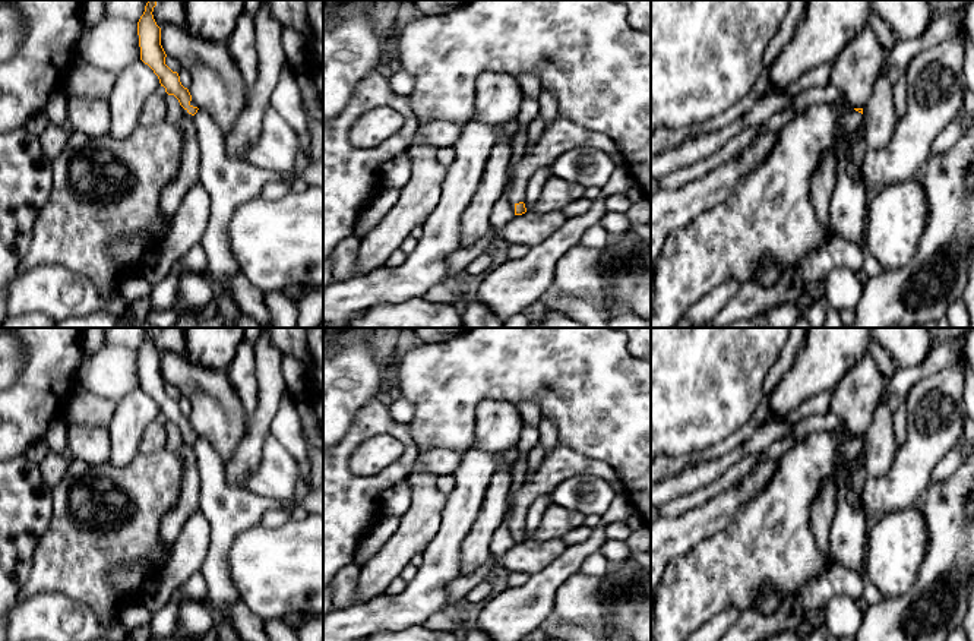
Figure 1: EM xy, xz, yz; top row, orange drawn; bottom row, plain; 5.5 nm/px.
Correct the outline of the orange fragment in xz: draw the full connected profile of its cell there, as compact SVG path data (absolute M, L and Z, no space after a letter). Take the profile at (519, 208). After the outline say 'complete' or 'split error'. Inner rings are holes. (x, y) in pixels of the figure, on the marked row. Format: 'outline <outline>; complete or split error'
outline M557 116L545 126L538 142L526 149L507 179L505 195L515 208L515 215L526 212L525 196L531 176L541 167L550 167L565 151L588 146L605 152L614 158L617 145L604 133L582 127L563 116Z; split error

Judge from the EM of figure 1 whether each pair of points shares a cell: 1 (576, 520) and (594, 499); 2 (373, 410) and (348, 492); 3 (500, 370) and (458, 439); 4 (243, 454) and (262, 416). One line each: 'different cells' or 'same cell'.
1: different cells
2: same cell
3: same cell
4: same cell

